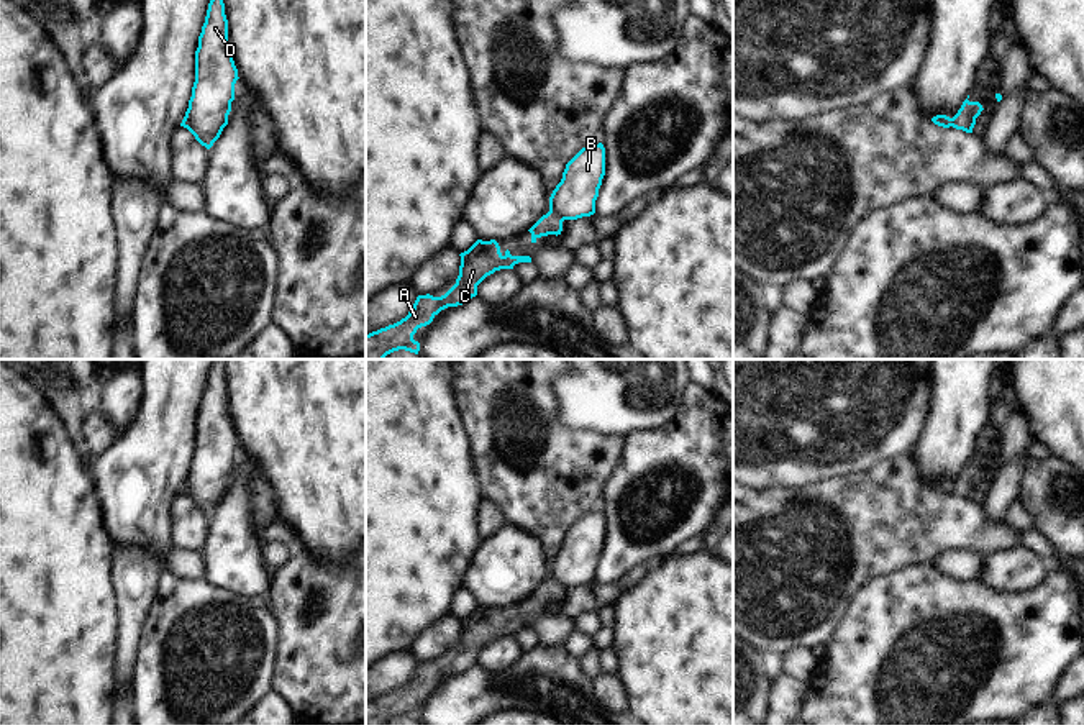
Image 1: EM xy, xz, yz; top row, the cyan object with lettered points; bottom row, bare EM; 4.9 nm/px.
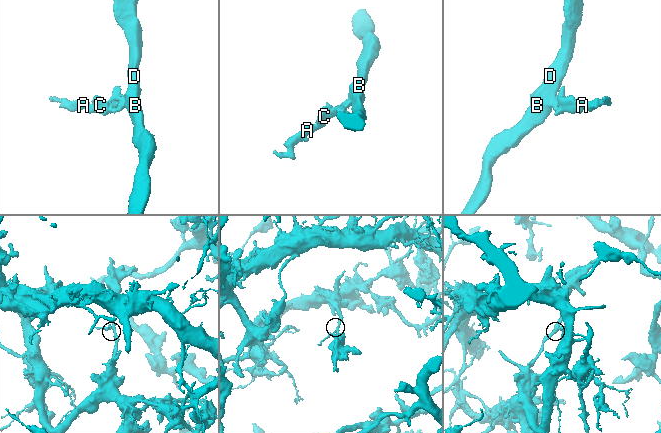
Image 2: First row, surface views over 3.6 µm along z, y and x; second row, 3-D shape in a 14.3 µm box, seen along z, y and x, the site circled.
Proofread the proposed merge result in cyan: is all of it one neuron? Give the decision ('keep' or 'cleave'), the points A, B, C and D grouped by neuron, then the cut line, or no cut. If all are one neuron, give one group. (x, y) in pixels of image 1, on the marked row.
cleave; A C / B D; cut in xz along (550, 210), (563, 220)

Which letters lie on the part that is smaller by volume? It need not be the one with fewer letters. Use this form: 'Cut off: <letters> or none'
Cut off: A, C

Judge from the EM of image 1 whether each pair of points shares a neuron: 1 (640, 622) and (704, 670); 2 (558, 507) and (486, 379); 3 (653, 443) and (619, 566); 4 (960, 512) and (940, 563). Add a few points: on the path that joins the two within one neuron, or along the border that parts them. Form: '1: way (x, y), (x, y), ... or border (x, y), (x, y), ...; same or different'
1: way (656, 624), (687, 653); same
2: way (548, 474), (548, 440), (515, 409); same
3: way (633, 474), (614, 501), (619, 535); same
4: border (981, 555), (943, 551), (929, 563); different

